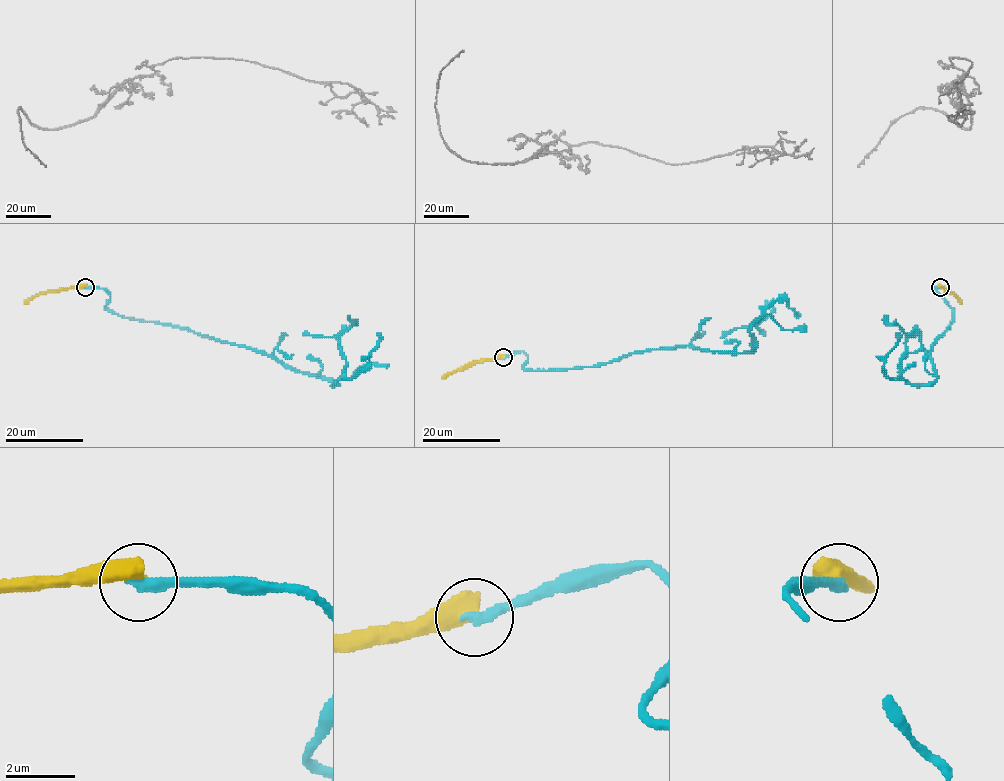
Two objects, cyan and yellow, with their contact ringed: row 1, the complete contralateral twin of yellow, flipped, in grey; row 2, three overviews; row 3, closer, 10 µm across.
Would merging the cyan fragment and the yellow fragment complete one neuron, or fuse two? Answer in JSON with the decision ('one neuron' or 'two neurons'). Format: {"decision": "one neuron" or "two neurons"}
{"decision": "two neurons"}

